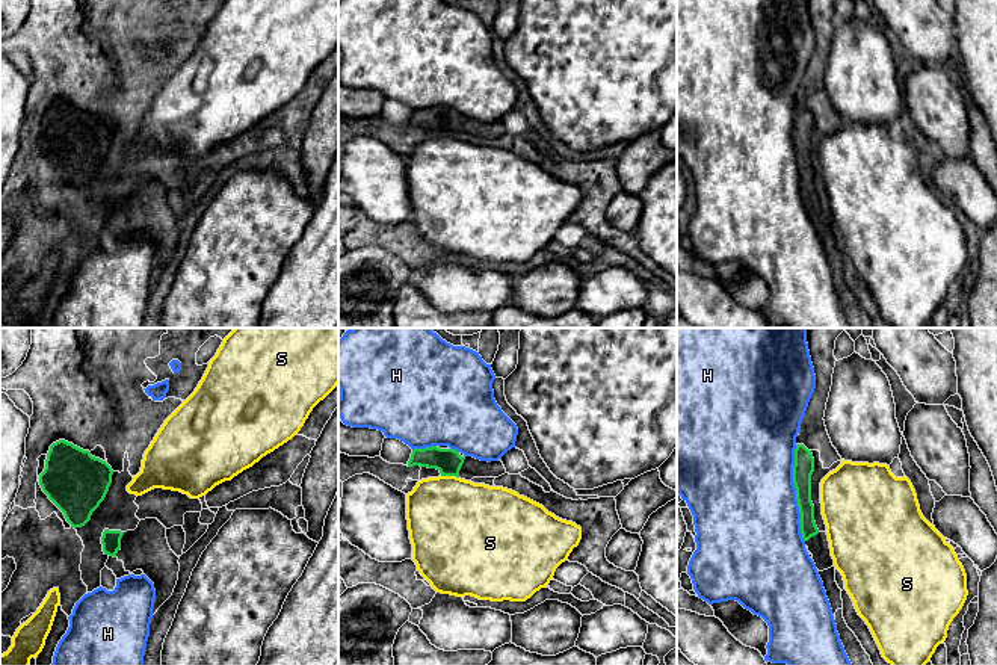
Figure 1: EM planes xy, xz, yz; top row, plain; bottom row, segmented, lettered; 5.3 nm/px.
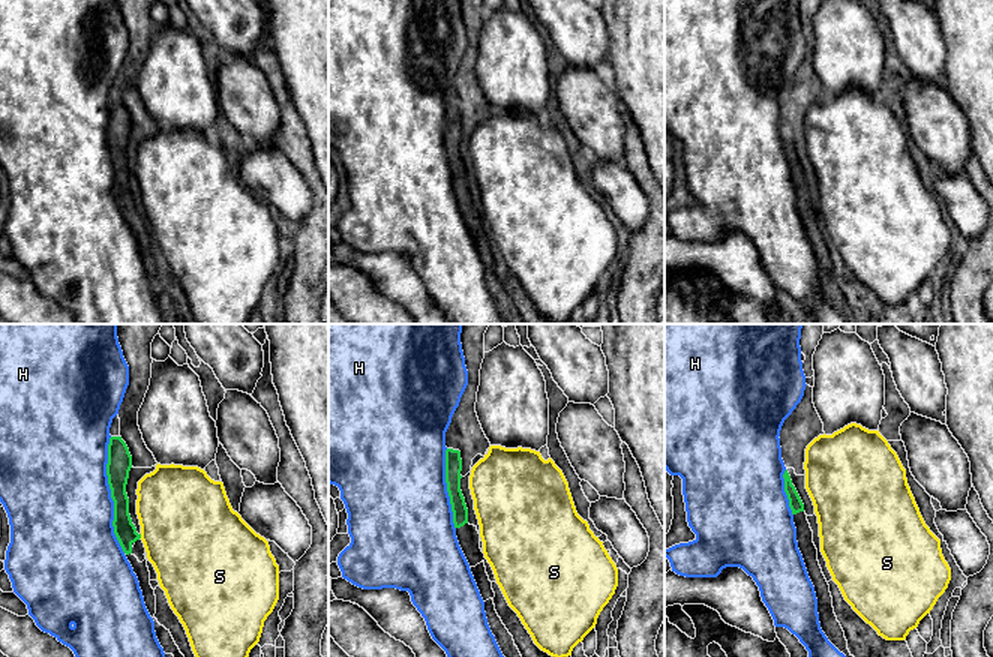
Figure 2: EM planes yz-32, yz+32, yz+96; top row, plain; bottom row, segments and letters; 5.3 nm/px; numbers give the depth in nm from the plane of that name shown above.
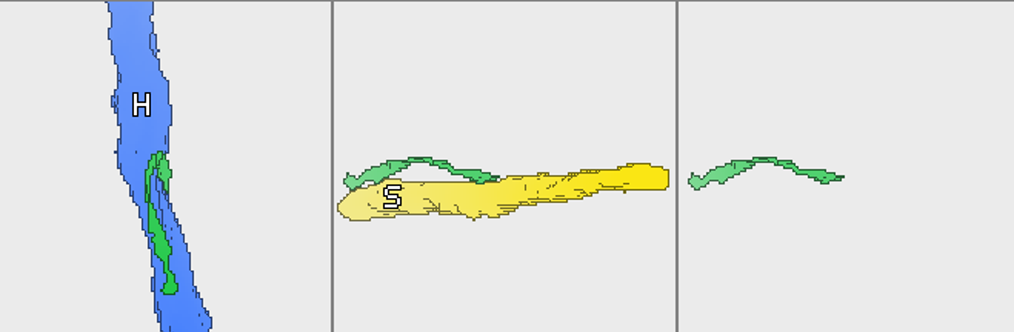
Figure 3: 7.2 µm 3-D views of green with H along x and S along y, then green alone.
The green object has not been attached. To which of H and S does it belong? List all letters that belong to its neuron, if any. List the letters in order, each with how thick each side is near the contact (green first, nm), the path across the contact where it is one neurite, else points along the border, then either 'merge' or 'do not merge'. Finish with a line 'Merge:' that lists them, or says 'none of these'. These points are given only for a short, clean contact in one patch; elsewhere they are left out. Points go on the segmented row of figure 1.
H: 110 nm thick on the green side, 500 nm on the other; do not merge
S: 140 nm thick on the green side, 480 nm on the other; border along xz (441, 475), (455, 475), (458, 478); do not merge
Merge: none of these

